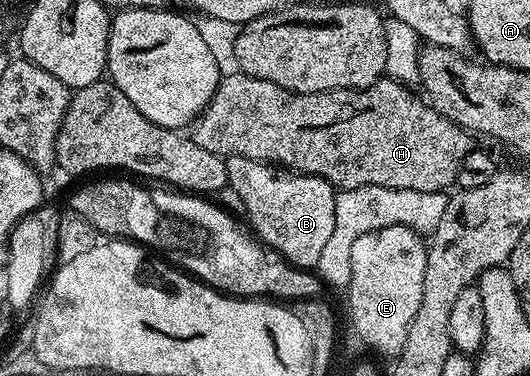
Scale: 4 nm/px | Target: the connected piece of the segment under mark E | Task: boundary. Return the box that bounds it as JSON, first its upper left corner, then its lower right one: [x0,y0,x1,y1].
[349,224,427,357]

